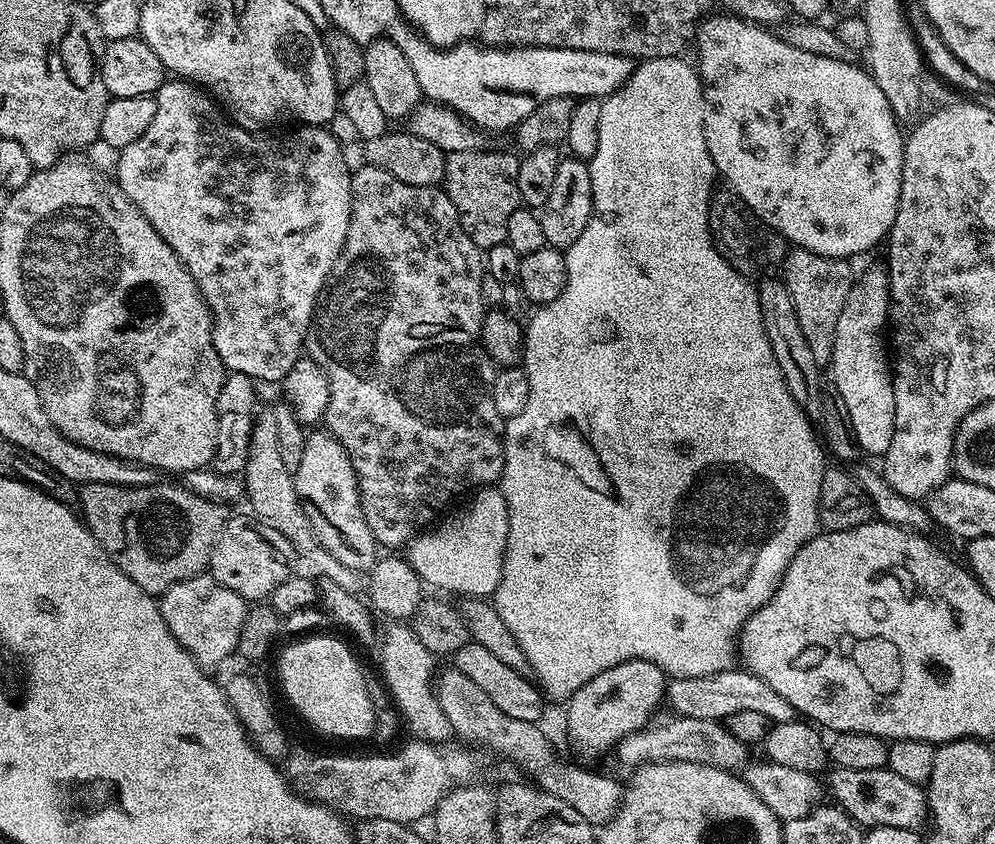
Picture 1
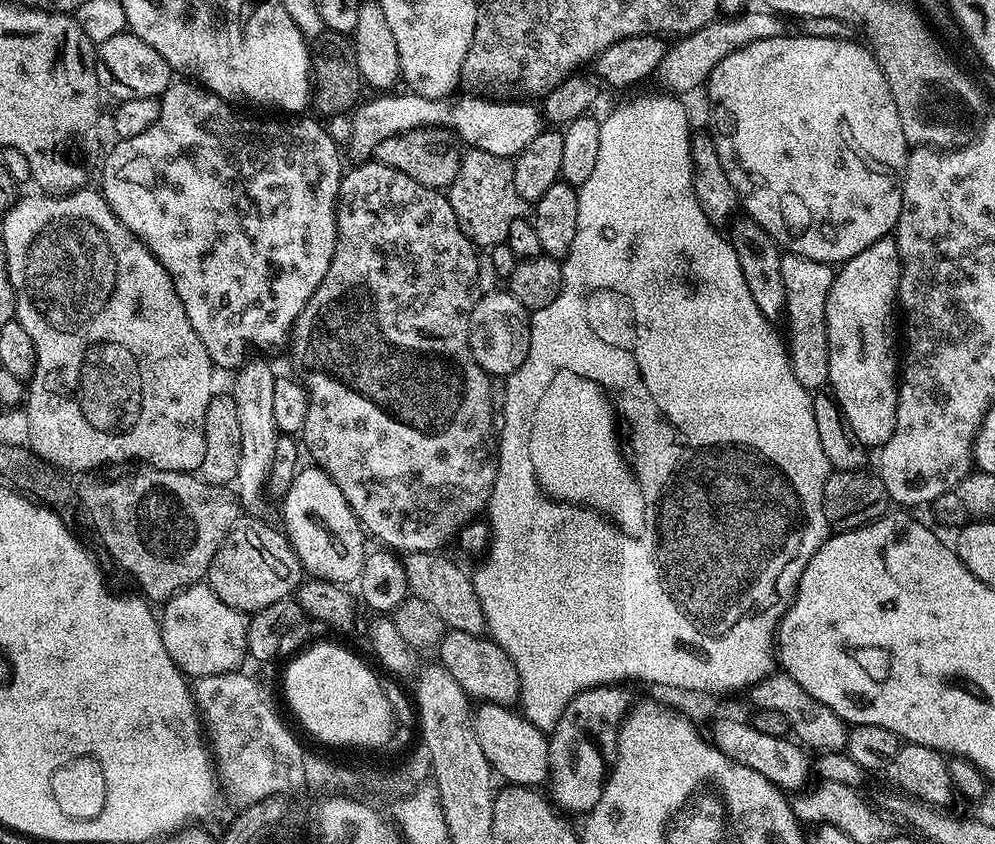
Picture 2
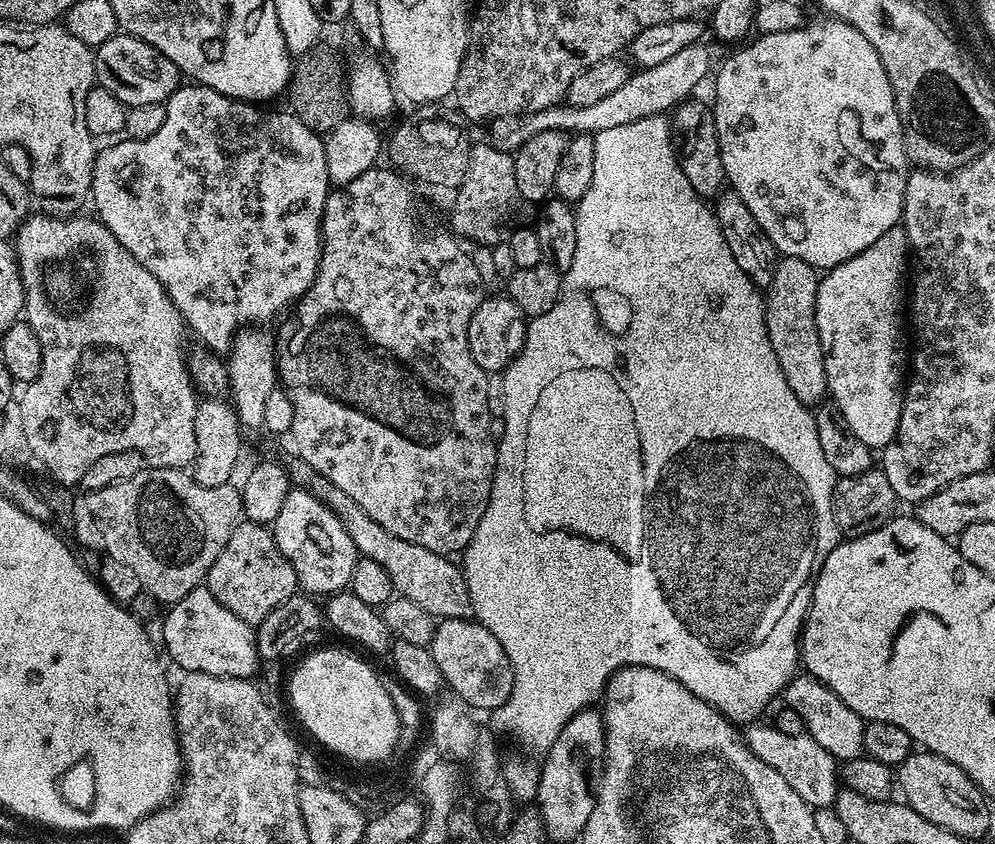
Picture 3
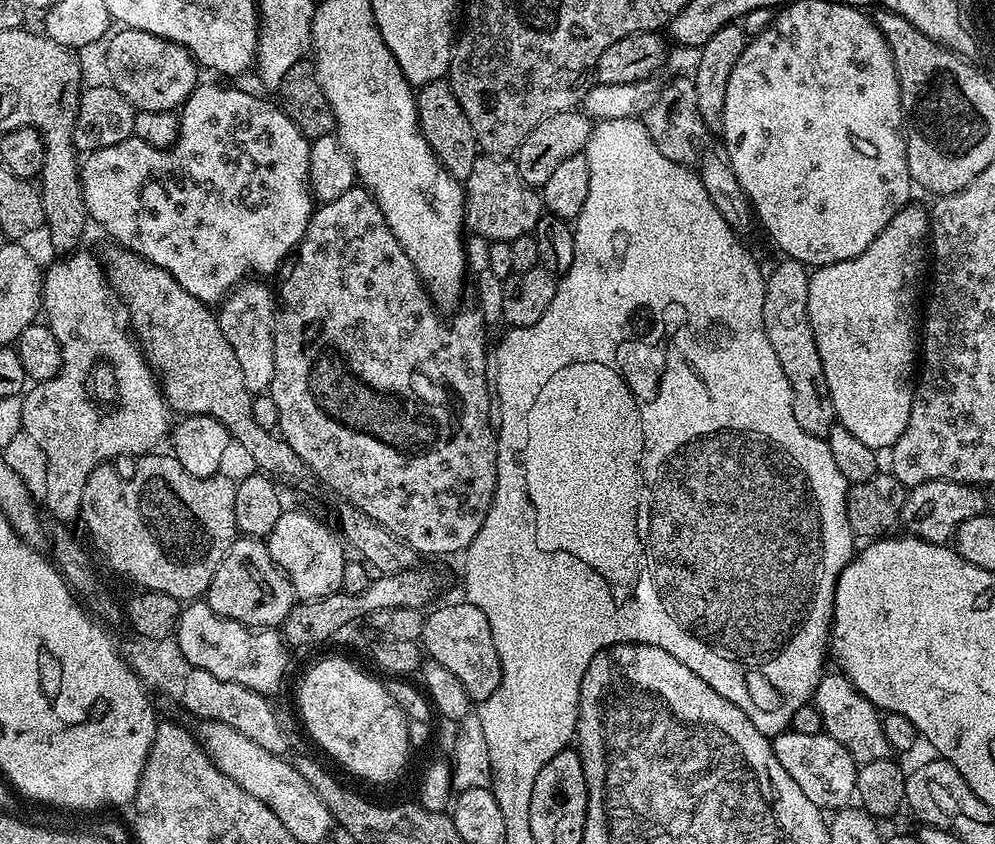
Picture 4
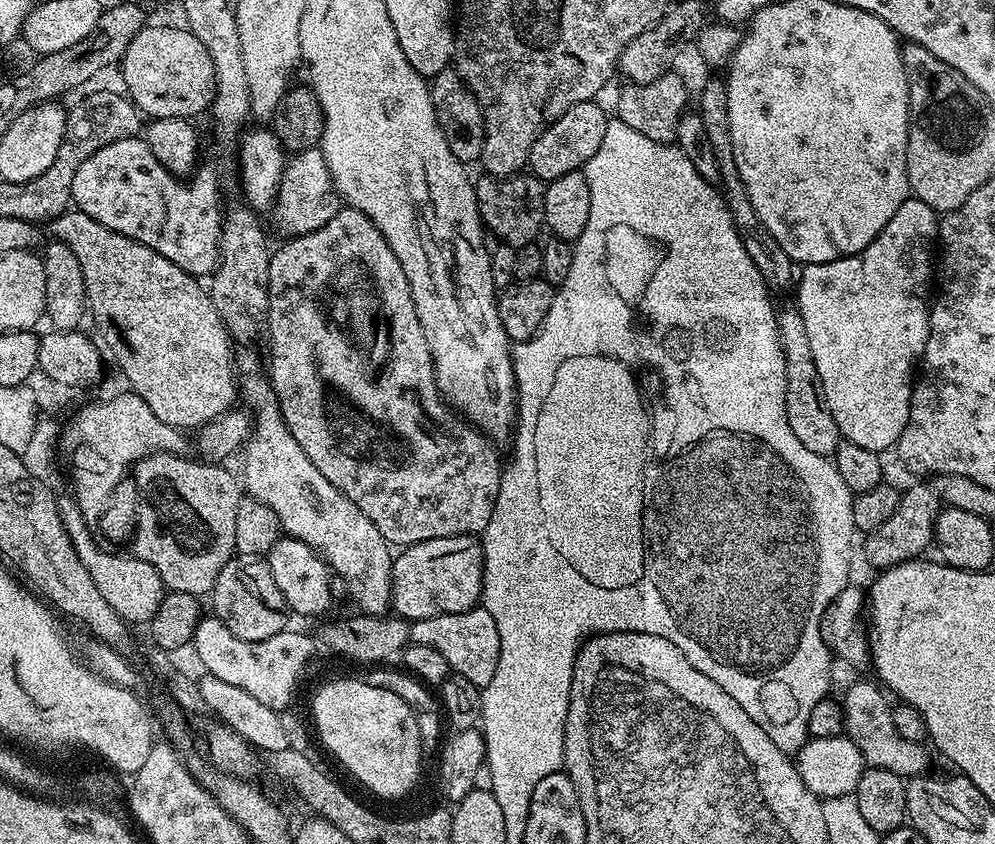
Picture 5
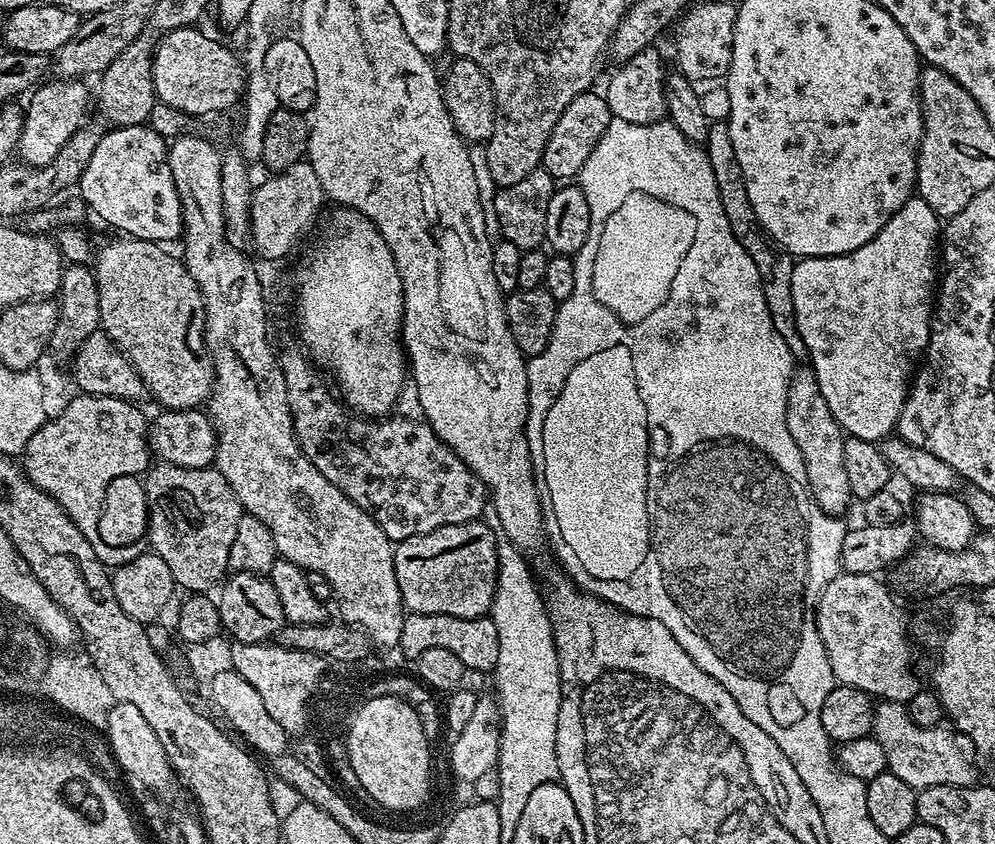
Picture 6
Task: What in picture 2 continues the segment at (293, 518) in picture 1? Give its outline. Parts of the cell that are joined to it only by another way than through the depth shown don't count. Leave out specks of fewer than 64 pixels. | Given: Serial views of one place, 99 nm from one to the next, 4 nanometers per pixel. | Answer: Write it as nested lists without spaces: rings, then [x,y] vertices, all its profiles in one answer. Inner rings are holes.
[[[248,362],[243,365],[235,373],[236,381],[233,382],[232,388],[230,388],[230,394],[234,398],[234,406],[238,406],[238,423],[240,425],[240,429],[242,429],[242,454],[238,457],[238,474],[236,475],[236,479],[234,481],[234,491],[243,507],[245,509],[248,508],[260,508],[264,504],[264,492],[266,496],[266,489],[269,487],[269,476],[271,474],[272,467],[274,466],[274,446],[278,443],[278,438],[280,437],[281,433],[276,431],[276,423],[274,422],[274,382],[277,378],[277,373],[275,371],[272,372],[271,368],[260,362]]]

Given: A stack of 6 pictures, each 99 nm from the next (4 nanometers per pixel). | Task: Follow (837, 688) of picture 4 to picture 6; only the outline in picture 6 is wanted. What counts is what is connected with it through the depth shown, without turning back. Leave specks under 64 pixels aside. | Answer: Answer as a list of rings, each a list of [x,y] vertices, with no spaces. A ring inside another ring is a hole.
[[[893,700],[879,701],[872,714],[871,735],[875,736],[878,746],[882,746],[882,754],[886,754],[887,771],[902,778],[911,788],[970,788],[977,783],[978,761],[968,737],[951,726],[919,728],[903,704]]]

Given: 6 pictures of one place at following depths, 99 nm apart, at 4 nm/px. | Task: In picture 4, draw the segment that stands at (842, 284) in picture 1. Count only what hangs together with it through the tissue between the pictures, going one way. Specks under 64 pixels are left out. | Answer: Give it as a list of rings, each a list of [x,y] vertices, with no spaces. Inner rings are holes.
[[[781,259],[781,264],[771,273],[767,273],[764,282],[764,301],[762,302],[762,318],[766,326],[766,338],[770,338],[770,346],[774,346],[774,354],[778,354],[778,366],[782,366],[782,374],[786,374],[786,382],[790,382],[794,418],[798,418],[798,426],[815,436],[827,437],[832,425],[837,423],[834,402],[830,398],[830,390],[826,386],[826,374],[822,370],[822,358],[818,358],[818,342],[814,342],[814,330],[810,326],[808,313],[808,278],[809,269],[797,260]]]

